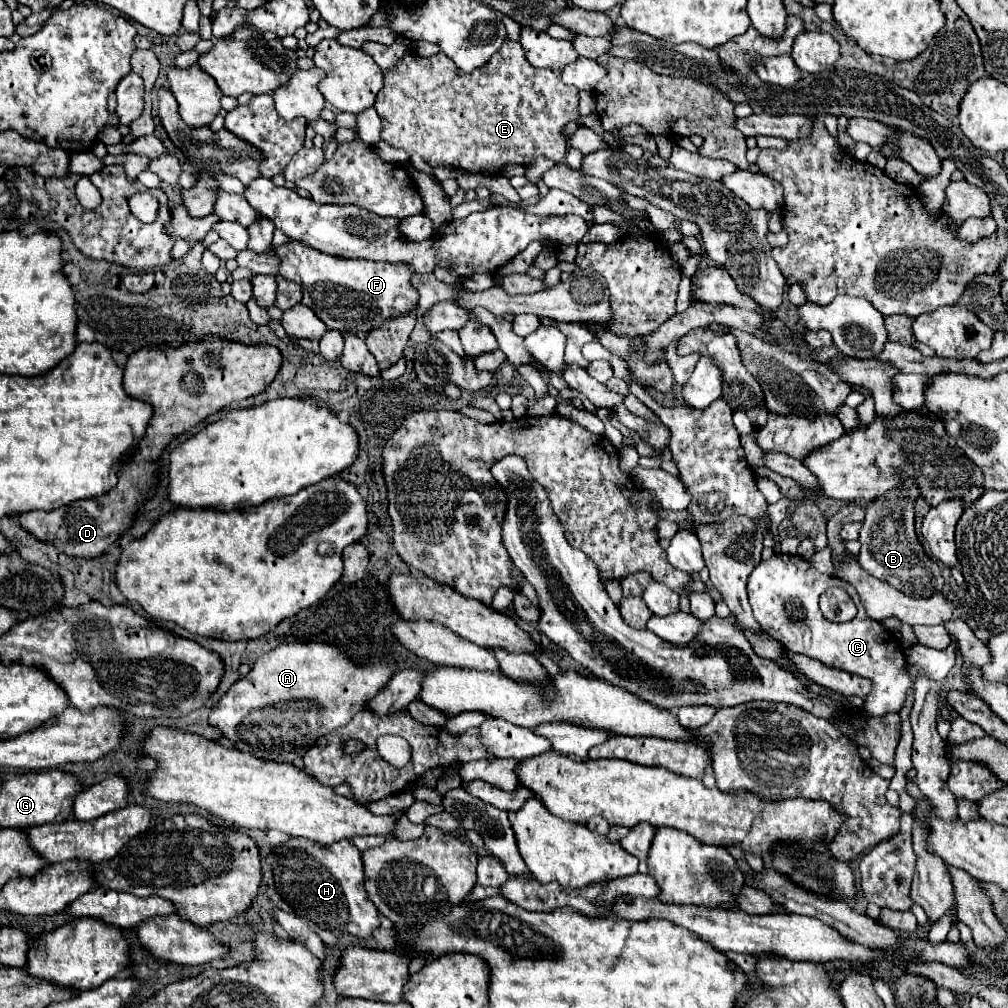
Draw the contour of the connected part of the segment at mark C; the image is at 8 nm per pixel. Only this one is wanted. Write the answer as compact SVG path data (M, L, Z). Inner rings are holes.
M774 554L770 560L762 560L748 578L748 598L754 610L756 622L766 634L778 640L786 650L818 660L830 668L838 668L856 676L870 678L872 690L864 698L864 708L874 716L898 712L904 704L906 690L912 686L906 670L906 656L892 636L880 622L870 620L858 592L846 580L818 572L808 560L794 554ZM830 588L844 588L858 608L858 616L850 622L828 622L820 608L818 596ZM894 642L894 660L890 658L890 644Z

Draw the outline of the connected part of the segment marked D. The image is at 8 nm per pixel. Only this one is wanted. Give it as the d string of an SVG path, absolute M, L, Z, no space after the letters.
M202 336L202 340L194 338L178 348L162 344L162 346L146 346L146 348L136 350L124 366L124 390L134 398L148 400L154 406L154 416L148 424L146 438L138 444L136 452L118 470L118 478L120 478L118 484L114 486L114 490L106 492L100 498L78 500L78 502L72 502L68 506L62 506L62 508L56 508L50 512L42 512L42 510L24 512L20 516L22 528L28 530L30 534L34 534L38 540L50 542L60 552L74 556L74 558L98 558L98 556L106 554L108 548L132 526L134 514L148 500L146 490L150 486L154 486L158 480L158 460L160 460L164 448L174 438L178 438L182 432L194 428L196 424L200 424L208 416L216 414L230 402L238 402L238 400L264 392L270 386L270 382L276 378L276 374L280 372L280 366L282 366L282 354L278 348L274 348L270 344L250 344L248 346L248 344L226 340L222 336Z

